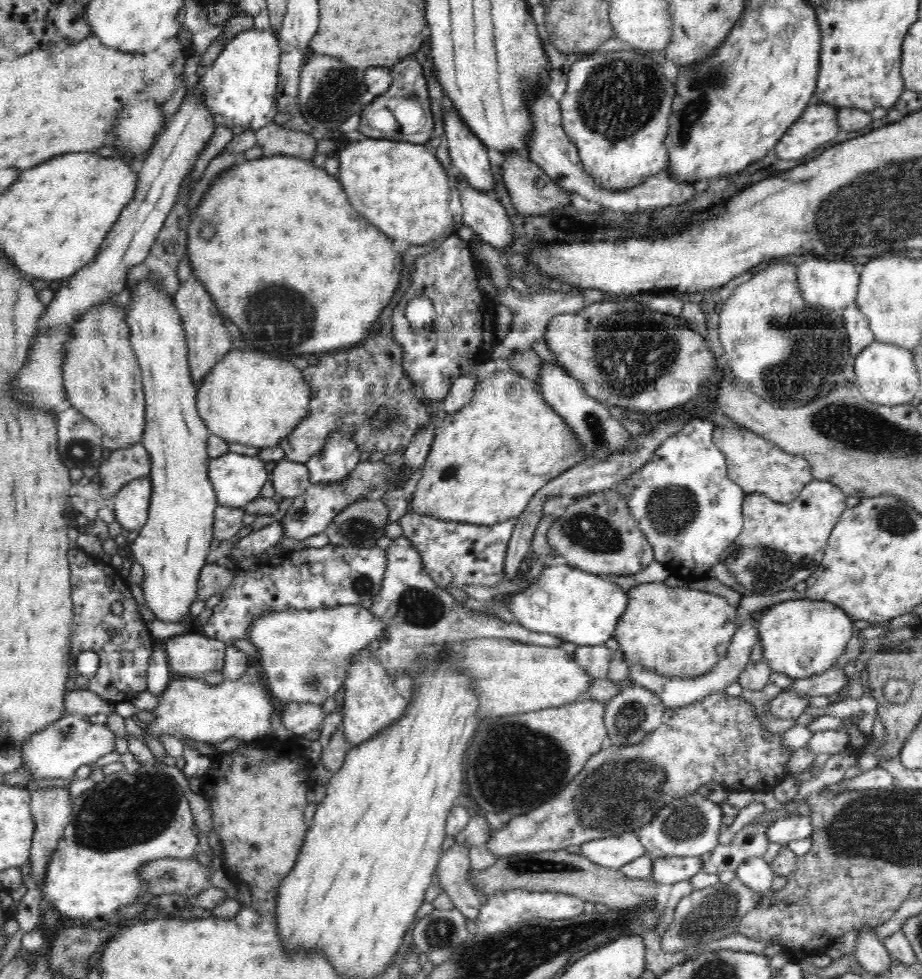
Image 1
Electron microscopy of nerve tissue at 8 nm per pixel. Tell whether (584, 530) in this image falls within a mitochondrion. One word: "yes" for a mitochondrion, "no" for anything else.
yes

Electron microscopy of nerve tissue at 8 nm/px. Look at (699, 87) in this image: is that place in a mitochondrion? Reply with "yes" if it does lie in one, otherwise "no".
yes

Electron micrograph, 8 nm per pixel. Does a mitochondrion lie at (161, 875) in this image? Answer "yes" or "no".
yes

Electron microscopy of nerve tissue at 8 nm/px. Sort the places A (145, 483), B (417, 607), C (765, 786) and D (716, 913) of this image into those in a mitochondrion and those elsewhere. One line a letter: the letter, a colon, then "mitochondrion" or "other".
A: other
B: mitochondrion
C: other
D: mitochondrion

